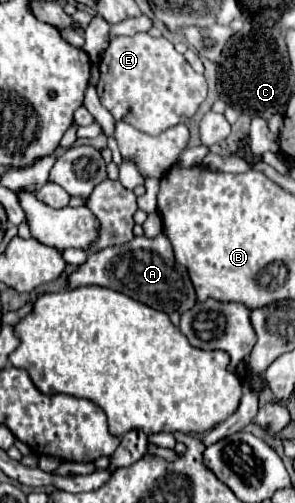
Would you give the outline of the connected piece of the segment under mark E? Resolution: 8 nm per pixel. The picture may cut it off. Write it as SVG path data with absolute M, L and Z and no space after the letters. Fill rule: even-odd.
M136 33L132 37L122 35L110 41L108 49L102 53L100 59L100 81L96 89L102 105L114 115L116 121L126 121L148 135L158 135L164 129L178 125L184 119L190 119L198 111L200 103L206 99L204 75L196 73L184 59L184 55L180 55L168 39L152 37L150 33Z

